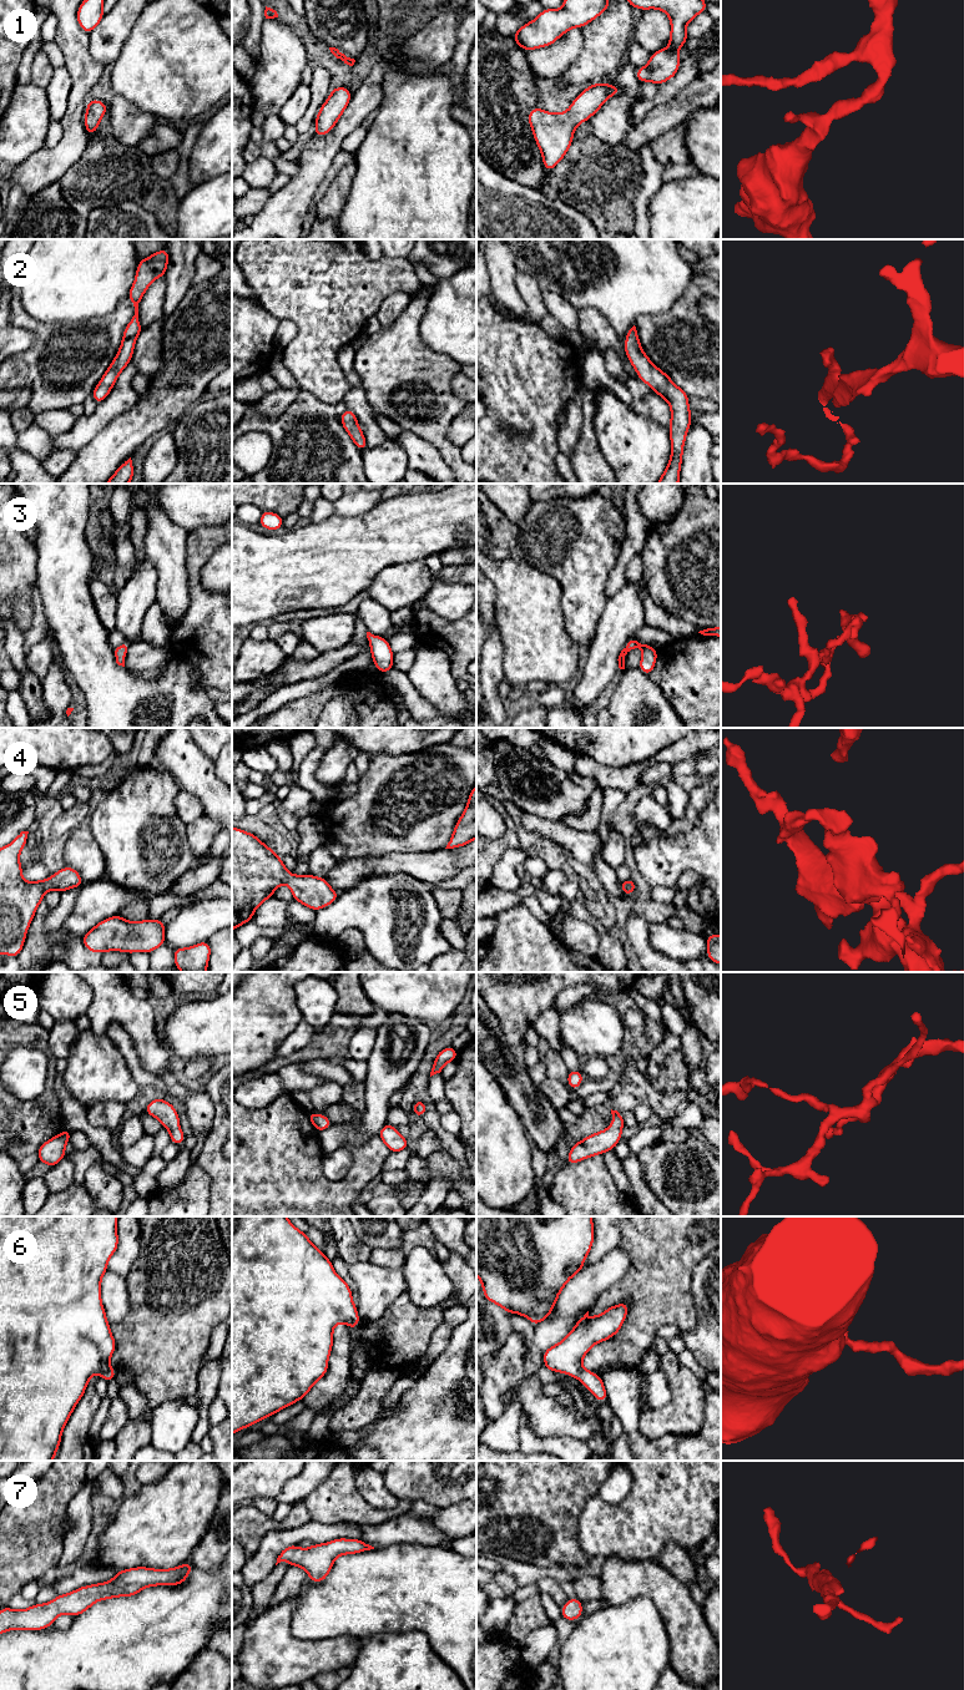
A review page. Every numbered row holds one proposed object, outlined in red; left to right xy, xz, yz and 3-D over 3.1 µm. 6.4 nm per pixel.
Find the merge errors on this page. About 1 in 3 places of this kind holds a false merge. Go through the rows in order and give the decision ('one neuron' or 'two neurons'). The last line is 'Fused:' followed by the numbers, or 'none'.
1: one neuron
2: one neuron
3: one neuron
4: one neuron
5: one neuron
6: one neuron
7: one neuron
Fused: none

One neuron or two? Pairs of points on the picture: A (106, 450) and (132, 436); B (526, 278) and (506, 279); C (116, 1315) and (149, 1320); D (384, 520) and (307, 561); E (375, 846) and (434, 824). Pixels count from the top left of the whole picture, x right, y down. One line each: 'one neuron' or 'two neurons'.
A: one neuron
B: two neurons
C: two neurons
D: one neuron
E: one neuron

